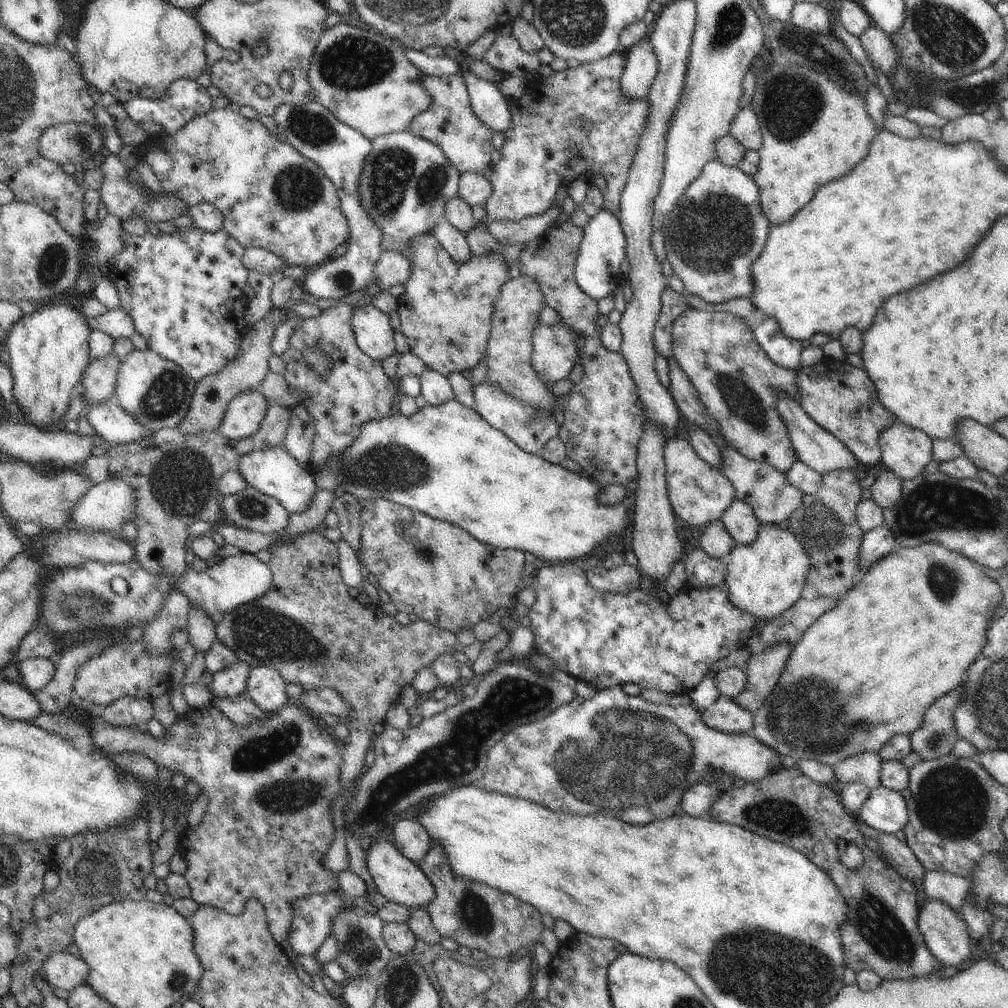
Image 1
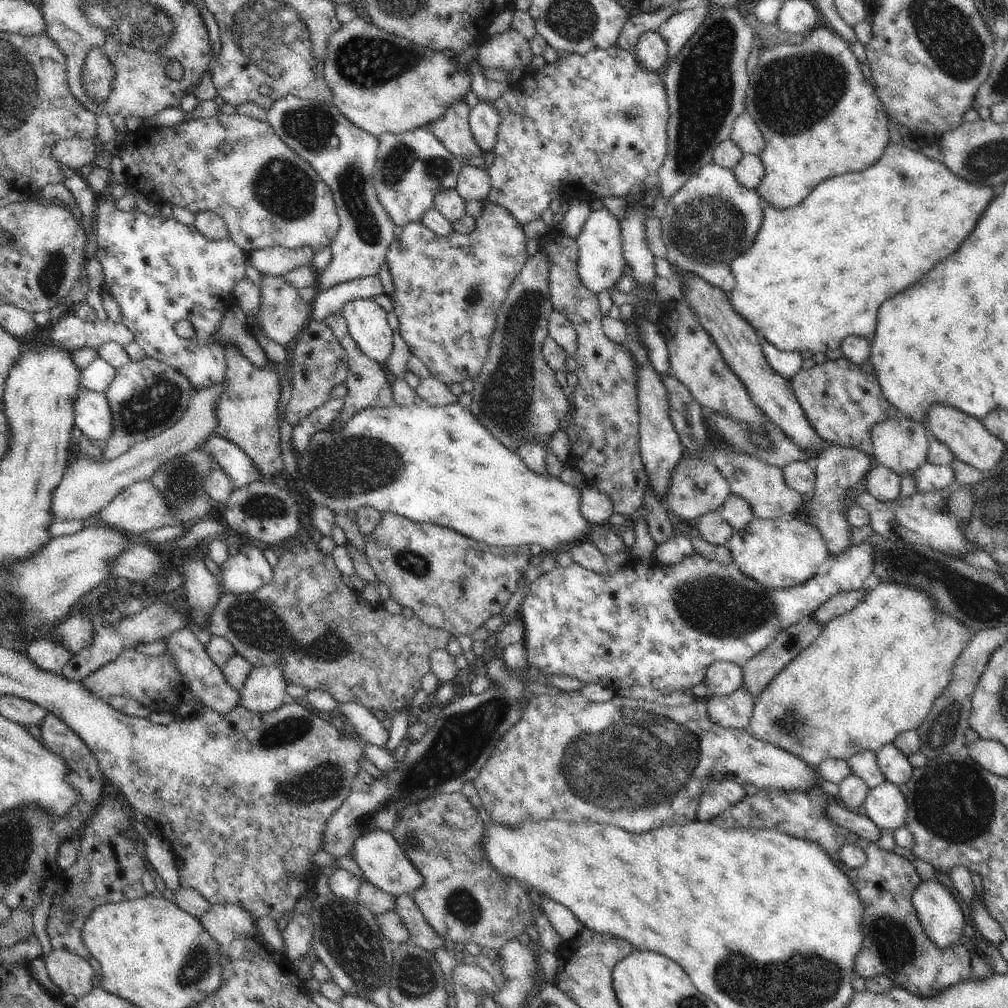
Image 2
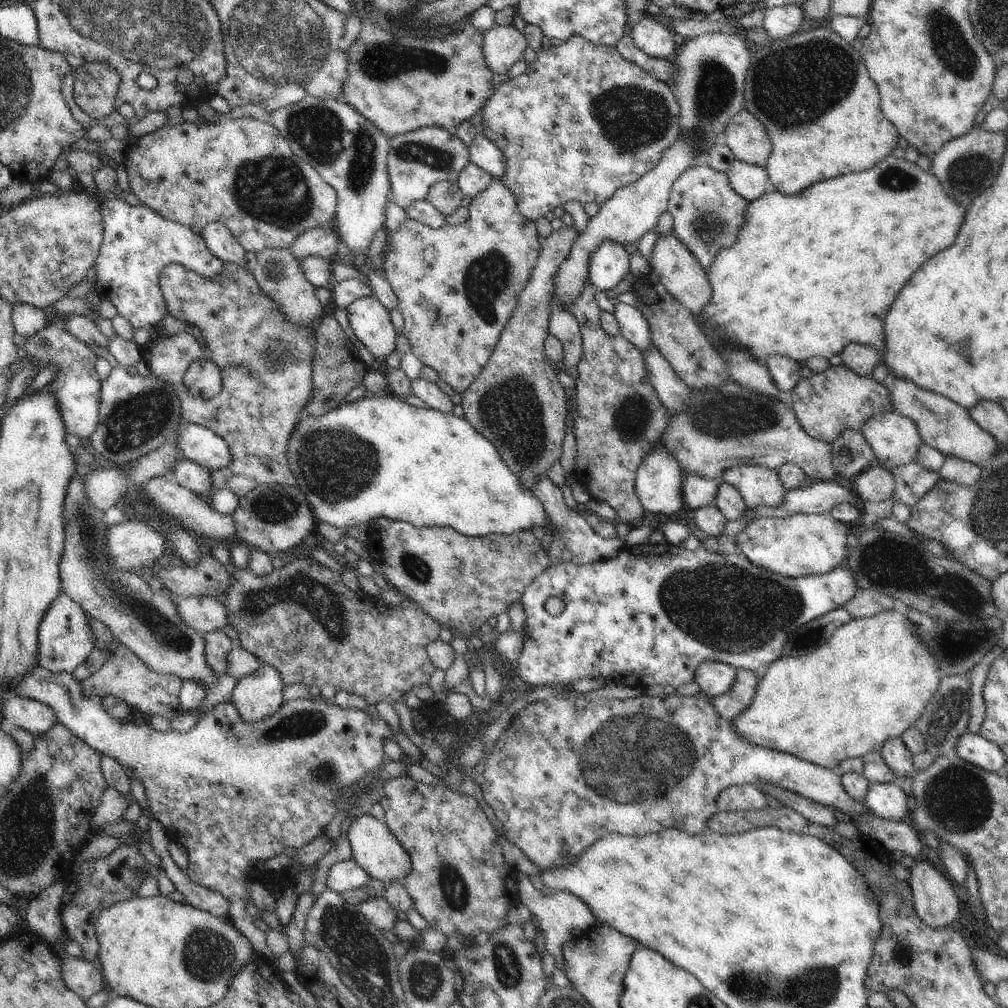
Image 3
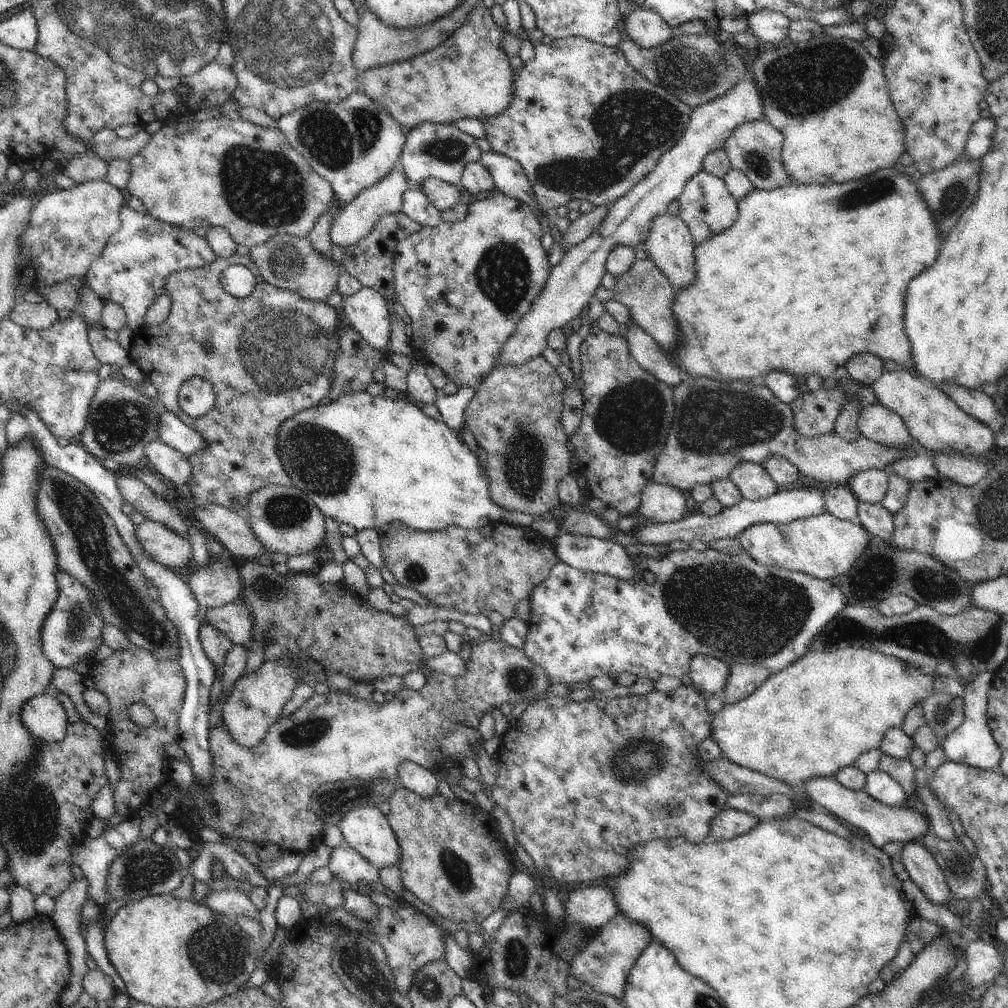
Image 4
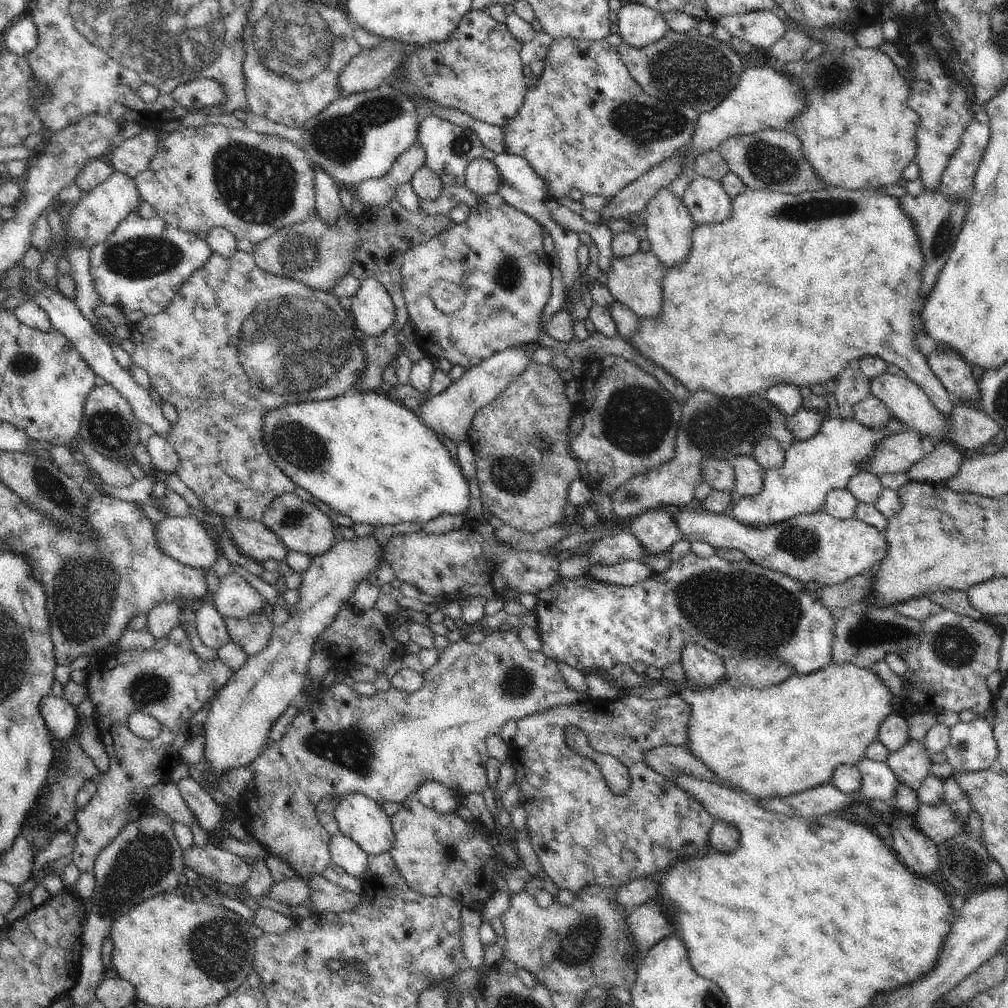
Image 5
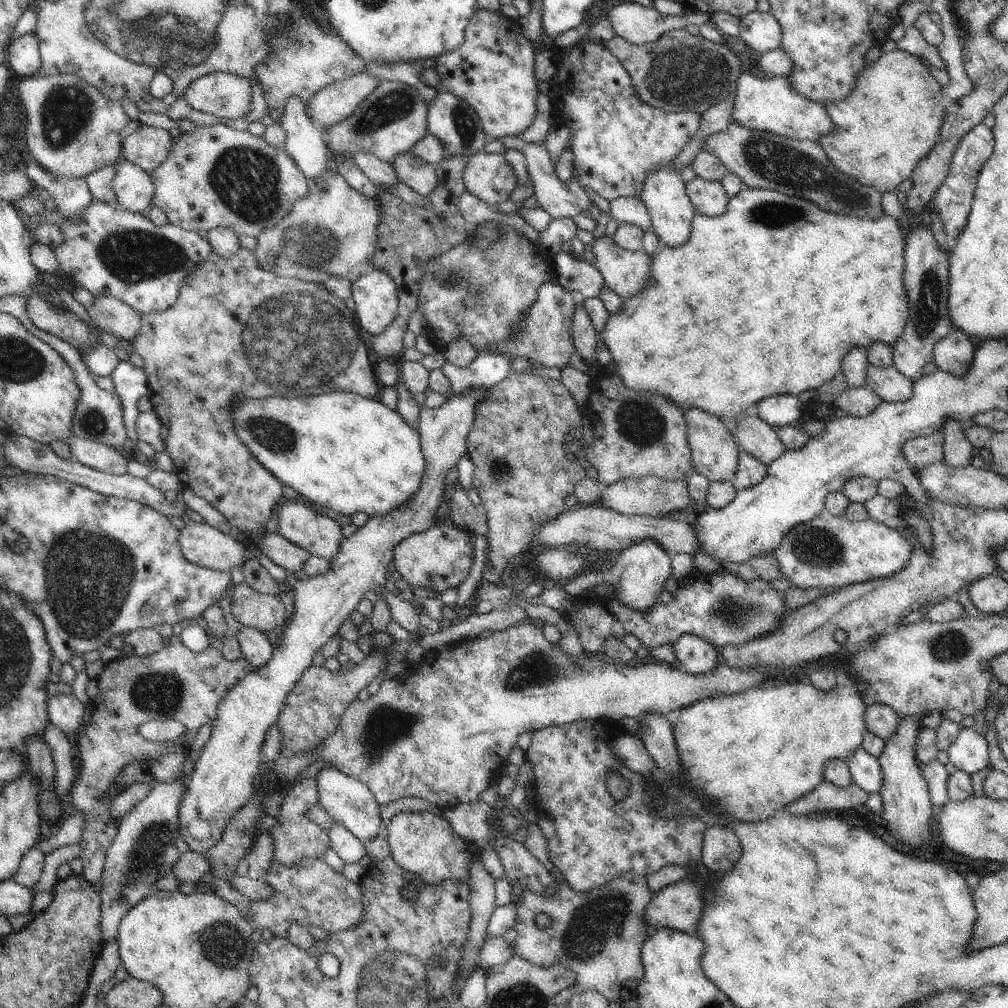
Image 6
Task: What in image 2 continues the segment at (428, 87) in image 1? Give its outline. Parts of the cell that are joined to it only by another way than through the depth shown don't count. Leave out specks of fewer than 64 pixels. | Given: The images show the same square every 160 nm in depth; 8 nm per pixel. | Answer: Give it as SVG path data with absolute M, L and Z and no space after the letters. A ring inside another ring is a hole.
M456 100L441 119L427 126L462 165L466 164L470 156L484 156L472 136L469 123L471 110L465 100Z

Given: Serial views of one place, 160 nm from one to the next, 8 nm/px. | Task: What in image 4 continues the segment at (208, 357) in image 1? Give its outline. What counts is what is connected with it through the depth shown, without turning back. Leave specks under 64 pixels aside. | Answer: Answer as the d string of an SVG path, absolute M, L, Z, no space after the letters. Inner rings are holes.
M126 204L119 213L120 229L108 240L104 251L99 258L90 264L88 273L84 278L89 283L93 292L99 295L104 302L113 301L122 306L127 317L128 328L135 332L143 327L146 312L151 305L165 292L167 279L178 270L198 269L216 260L217 255L209 248L207 241L195 234L194 231L173 226L160 221L147 211L138 213L131 210ZM190 376L182 382L179 390L179 406L191 418L208 414L216 403L216 394L210 382Z

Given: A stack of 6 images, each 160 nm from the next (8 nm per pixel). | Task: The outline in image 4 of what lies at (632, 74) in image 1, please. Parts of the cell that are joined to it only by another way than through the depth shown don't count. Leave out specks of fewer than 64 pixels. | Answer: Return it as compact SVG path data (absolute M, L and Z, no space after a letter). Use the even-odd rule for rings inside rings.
M638 8L625 19L624 32L637 46L652 49L668 43L672 29L654 10Z

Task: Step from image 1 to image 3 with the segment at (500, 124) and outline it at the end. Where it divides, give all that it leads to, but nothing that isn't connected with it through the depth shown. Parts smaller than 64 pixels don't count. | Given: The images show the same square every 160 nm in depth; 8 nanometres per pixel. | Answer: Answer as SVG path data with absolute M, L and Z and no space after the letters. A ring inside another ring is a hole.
M484 134L475 135L473 142L469 145L470 163L486 170L494 178L502 179L506 174L506 158L498 146Z

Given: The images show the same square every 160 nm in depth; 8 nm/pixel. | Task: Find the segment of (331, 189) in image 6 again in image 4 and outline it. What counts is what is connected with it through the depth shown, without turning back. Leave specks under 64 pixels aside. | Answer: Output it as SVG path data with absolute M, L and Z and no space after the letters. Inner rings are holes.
M280 234L268 240L265 244L254 246L250 249L248 257L257 270L261 273L265 282L290 290L301 298L310 301L327 302L337 288L339 277L342 274L342 266L336 264L329 255L322 255L312 247L309 236L296 237L290 234Z

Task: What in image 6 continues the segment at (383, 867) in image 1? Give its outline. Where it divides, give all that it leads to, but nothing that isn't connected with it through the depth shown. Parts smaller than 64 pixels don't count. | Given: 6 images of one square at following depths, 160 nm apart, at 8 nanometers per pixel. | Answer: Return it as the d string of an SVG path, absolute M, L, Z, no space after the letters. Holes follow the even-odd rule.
M324 768L318 772L316 784L318 784L318 801L322 804L322 807L332 816L335 823L344 826L358 840L368 844L368 842L376 840L376 836L383 833L380 804L368 789L368 786L359 782L356 778L342 774L336 768Z

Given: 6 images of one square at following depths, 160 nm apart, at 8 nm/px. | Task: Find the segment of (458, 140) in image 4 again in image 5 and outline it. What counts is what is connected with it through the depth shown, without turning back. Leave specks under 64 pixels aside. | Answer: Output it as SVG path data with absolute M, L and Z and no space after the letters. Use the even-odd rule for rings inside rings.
M431 113L425 114L420 121L416 143L424 148L424 167L432 170L445 186L465 186L466 168L486 152L480 138L474 134L474 130L456 126Z

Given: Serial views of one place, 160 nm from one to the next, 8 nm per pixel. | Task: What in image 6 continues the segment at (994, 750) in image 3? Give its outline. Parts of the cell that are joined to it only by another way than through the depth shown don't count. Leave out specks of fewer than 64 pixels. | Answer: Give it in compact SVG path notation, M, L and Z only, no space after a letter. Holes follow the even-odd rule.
M961 728L947 753L950 763L956 766L957 770L970 775L988 768L991 764L986 738L972 728Z

